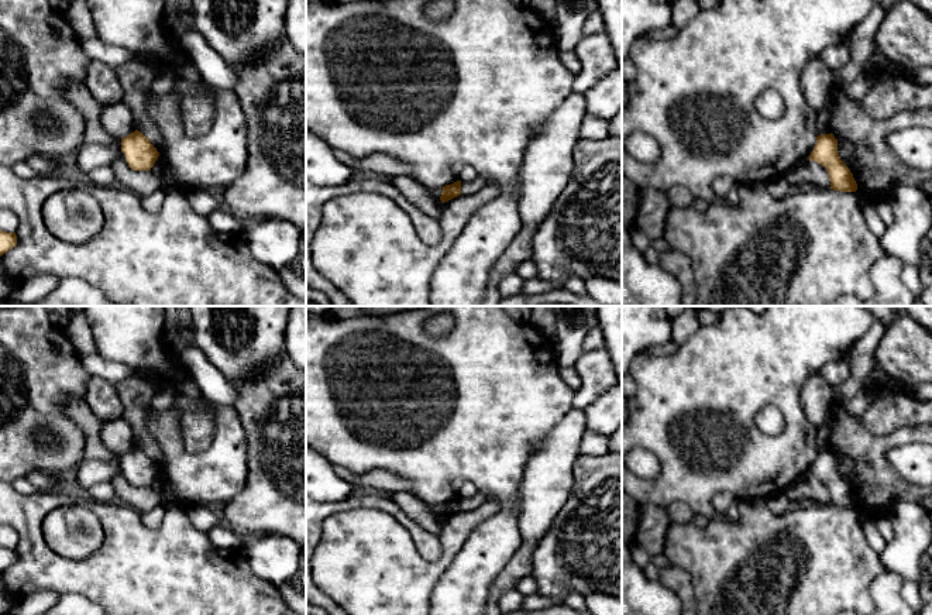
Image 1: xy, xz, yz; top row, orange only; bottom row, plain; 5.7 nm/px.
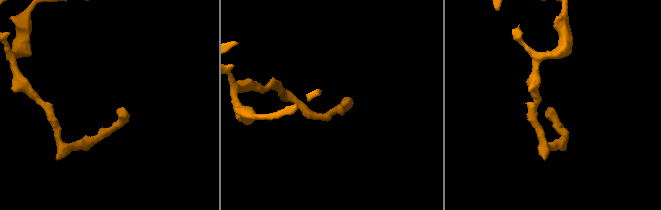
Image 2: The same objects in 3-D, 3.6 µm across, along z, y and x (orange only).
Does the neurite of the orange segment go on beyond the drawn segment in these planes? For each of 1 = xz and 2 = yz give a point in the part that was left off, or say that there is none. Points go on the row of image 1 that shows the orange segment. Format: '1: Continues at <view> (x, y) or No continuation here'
1: No continuation here
2: No continuation here

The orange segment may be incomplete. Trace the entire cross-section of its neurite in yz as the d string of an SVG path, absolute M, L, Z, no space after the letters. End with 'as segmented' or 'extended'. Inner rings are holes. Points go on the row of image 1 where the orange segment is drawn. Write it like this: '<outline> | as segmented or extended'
M832 133L816 137L816 142L809 155L809 161L815 161L826 168L829 173L830 189L840 192L857 190L857 183L853 178L853 173L843 164L838 154L838 140Z | as segmented

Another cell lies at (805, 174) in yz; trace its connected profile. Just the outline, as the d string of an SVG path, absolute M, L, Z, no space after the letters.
M801 161L785 175L794 189L818 186L830 188L829 173L825 166L815 161Z

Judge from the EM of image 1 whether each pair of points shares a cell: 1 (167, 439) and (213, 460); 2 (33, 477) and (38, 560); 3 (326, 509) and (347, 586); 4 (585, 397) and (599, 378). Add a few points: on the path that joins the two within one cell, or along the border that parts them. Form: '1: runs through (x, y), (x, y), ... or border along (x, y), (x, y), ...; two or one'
1: runs through (176, 450), (186, 460), (202, 460); one
2: border along (40, 490), (54, 491); two
3: border along (361, 508), (333, 512), (323, 522), (320, 540); two
4: runs through (588, 392), (595, 382); one

